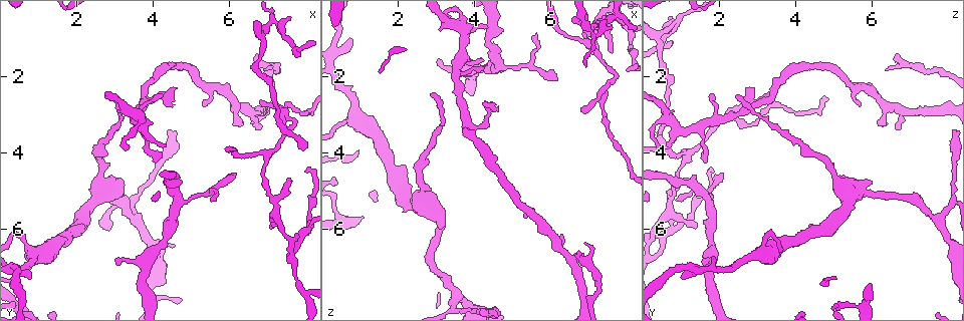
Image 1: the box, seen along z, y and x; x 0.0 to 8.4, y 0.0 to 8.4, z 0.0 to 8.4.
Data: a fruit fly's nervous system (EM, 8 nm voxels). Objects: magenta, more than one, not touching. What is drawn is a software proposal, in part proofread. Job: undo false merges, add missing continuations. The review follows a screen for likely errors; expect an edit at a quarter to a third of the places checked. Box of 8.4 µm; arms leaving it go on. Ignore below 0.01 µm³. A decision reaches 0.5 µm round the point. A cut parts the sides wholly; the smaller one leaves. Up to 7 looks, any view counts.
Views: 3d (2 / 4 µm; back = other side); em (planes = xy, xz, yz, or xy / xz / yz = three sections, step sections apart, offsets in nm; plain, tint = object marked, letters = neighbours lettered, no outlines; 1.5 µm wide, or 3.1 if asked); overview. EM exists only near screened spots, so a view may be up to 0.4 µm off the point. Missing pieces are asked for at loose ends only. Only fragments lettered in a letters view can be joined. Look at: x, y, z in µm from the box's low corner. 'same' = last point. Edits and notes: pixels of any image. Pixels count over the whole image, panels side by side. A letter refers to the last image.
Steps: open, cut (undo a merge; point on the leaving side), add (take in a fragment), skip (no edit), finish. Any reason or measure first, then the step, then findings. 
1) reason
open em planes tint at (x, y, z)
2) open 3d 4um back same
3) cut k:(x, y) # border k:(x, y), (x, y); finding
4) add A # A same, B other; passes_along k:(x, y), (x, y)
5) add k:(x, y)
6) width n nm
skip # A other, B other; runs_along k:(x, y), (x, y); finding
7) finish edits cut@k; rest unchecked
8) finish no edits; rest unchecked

thin end
open em xy step 8 tint at (7.60, 4.75, 1.40)

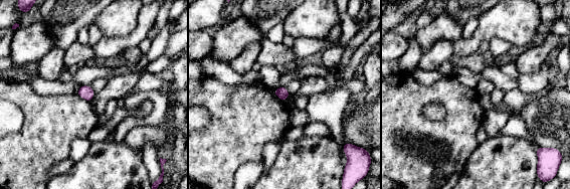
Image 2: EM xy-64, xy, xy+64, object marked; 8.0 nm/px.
another direction
open em planes letters same

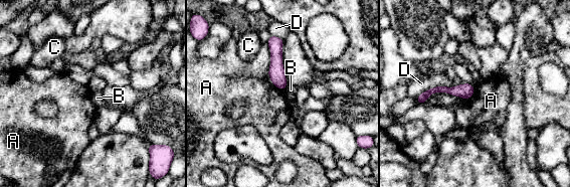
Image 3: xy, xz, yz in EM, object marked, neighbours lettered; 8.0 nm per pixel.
longest_contact A 400 nm
skip # A other, B other, C other, D other; none of them fits

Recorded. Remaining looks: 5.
arms part here
open 3d 2um at (7.40, 2.95, 2.25)

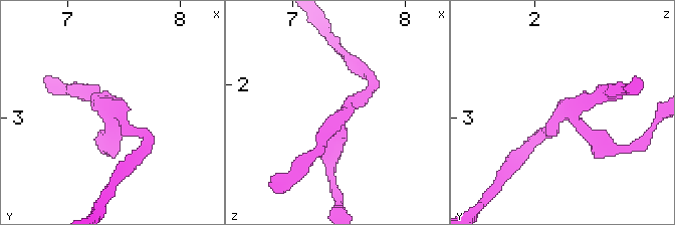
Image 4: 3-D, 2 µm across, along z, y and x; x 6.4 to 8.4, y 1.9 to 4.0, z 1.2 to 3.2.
open em planes tint at (7.40, 2.96, 2.30)

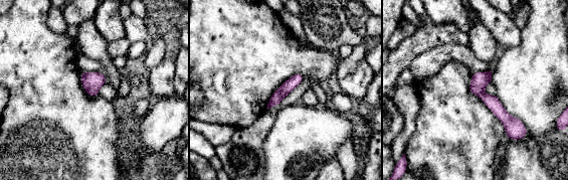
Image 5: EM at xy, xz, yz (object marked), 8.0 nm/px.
open em planes letters same

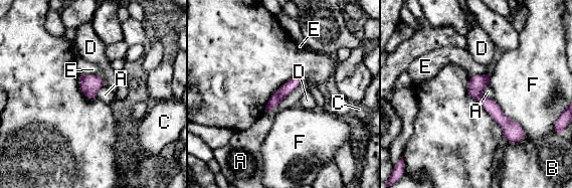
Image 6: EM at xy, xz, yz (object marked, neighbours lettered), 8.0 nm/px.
longest_contact F 420 nm
skip # A other, B other, C other, D other, E other, F other; runs_along 6:(471, 78), (477, 94), (515, 139); all the same neuron

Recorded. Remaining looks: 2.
an open end
open 3d 2um at (4.40, 3.80, 0.75)

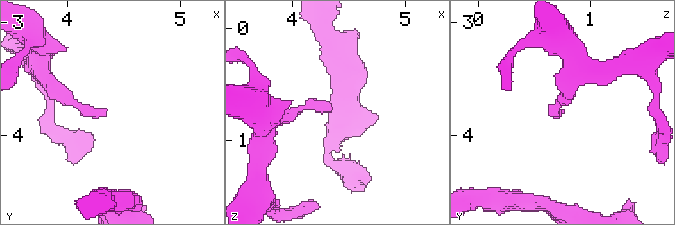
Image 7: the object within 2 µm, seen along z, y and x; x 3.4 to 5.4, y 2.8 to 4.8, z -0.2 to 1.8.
need the tissue
open em planes letters at (4.36, 3.80, 0.74)

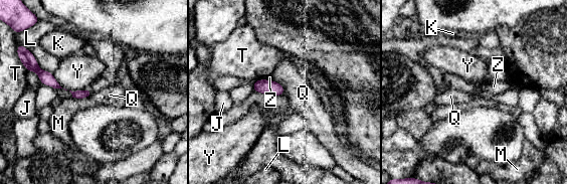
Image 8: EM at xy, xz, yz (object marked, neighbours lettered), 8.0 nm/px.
skip # J other, K other, L other, M other, Q other, T other, Y other, Z other; border 8:(273, 79), (282, 86), (284, 94); none of them fits

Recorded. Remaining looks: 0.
finish no edits; rest unchecked

